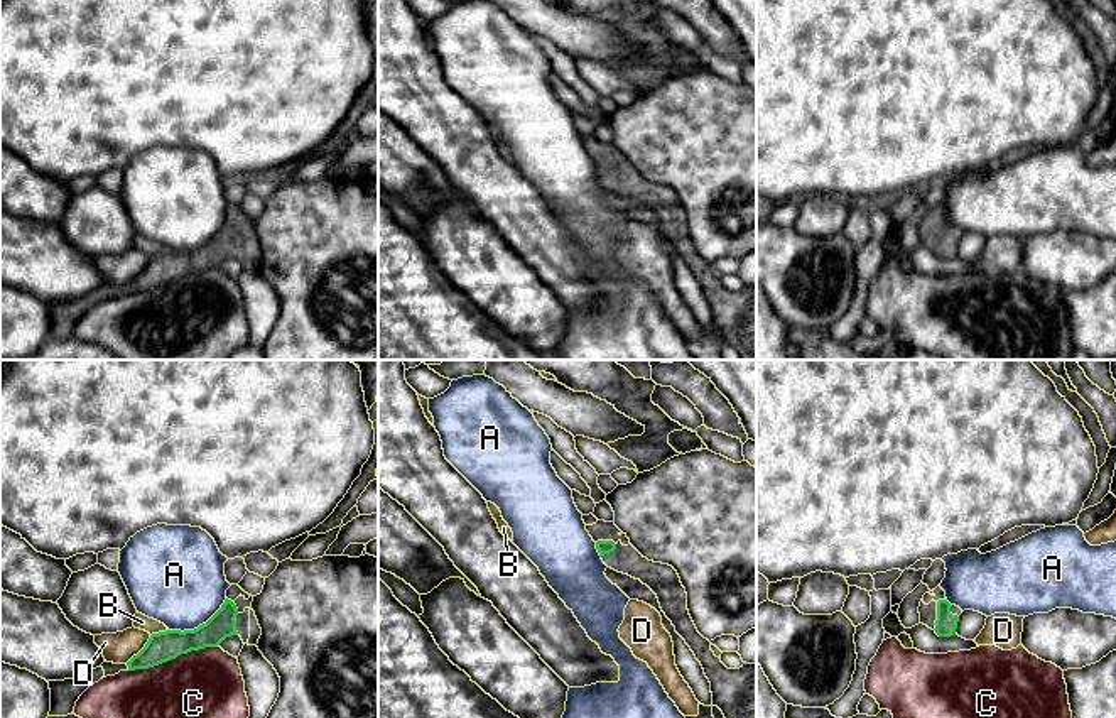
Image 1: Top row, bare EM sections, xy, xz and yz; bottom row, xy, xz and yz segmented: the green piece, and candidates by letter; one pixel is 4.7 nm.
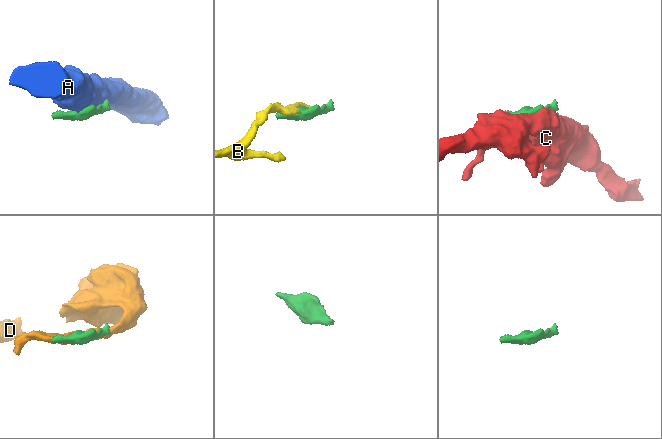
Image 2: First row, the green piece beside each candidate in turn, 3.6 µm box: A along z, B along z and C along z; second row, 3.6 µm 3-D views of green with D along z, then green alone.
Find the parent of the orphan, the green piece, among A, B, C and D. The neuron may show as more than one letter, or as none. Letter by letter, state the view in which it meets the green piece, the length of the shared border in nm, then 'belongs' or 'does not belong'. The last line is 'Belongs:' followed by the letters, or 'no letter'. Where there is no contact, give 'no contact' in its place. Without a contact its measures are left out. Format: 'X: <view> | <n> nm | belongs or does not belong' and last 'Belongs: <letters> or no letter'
A: xy | 320 nm | does not belong
B: xy | 90 nm | does not belong
C: xy | 460 nm | does not belong
D: xy | 180 nm | does not belong
Belongs: no letter

